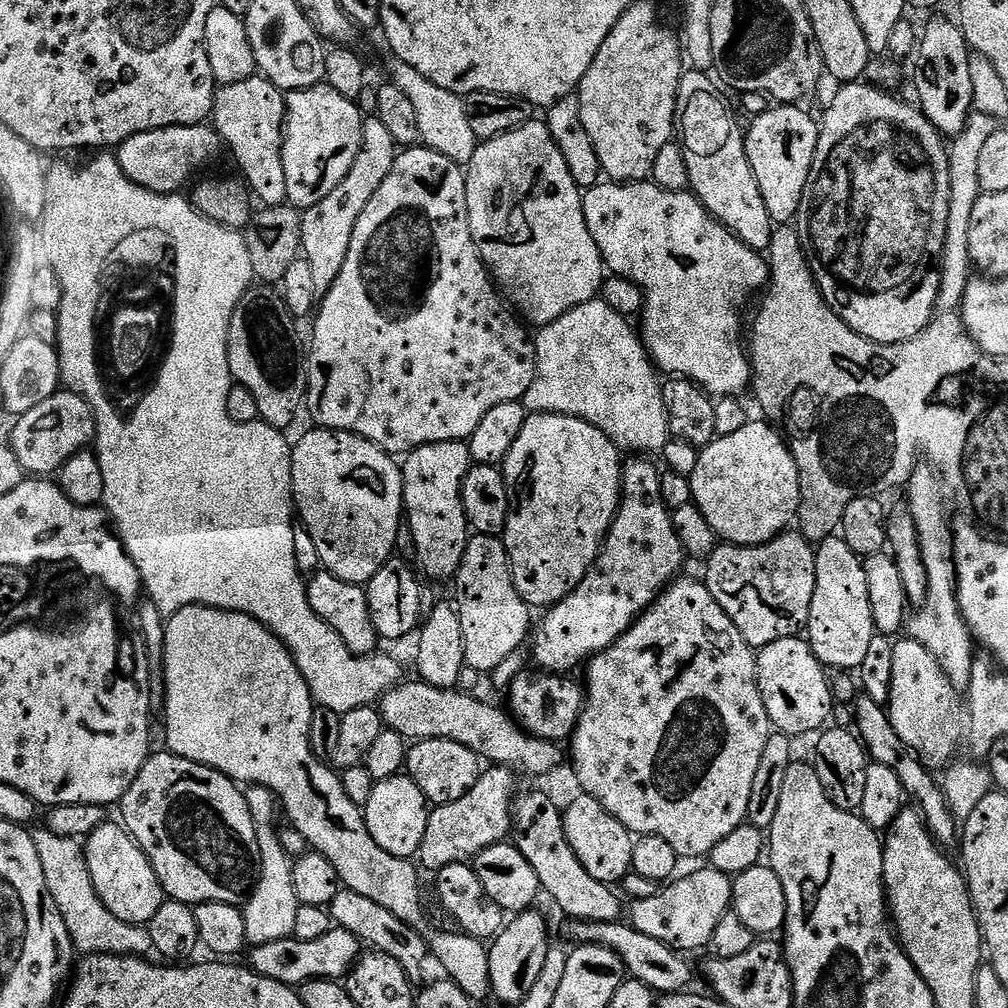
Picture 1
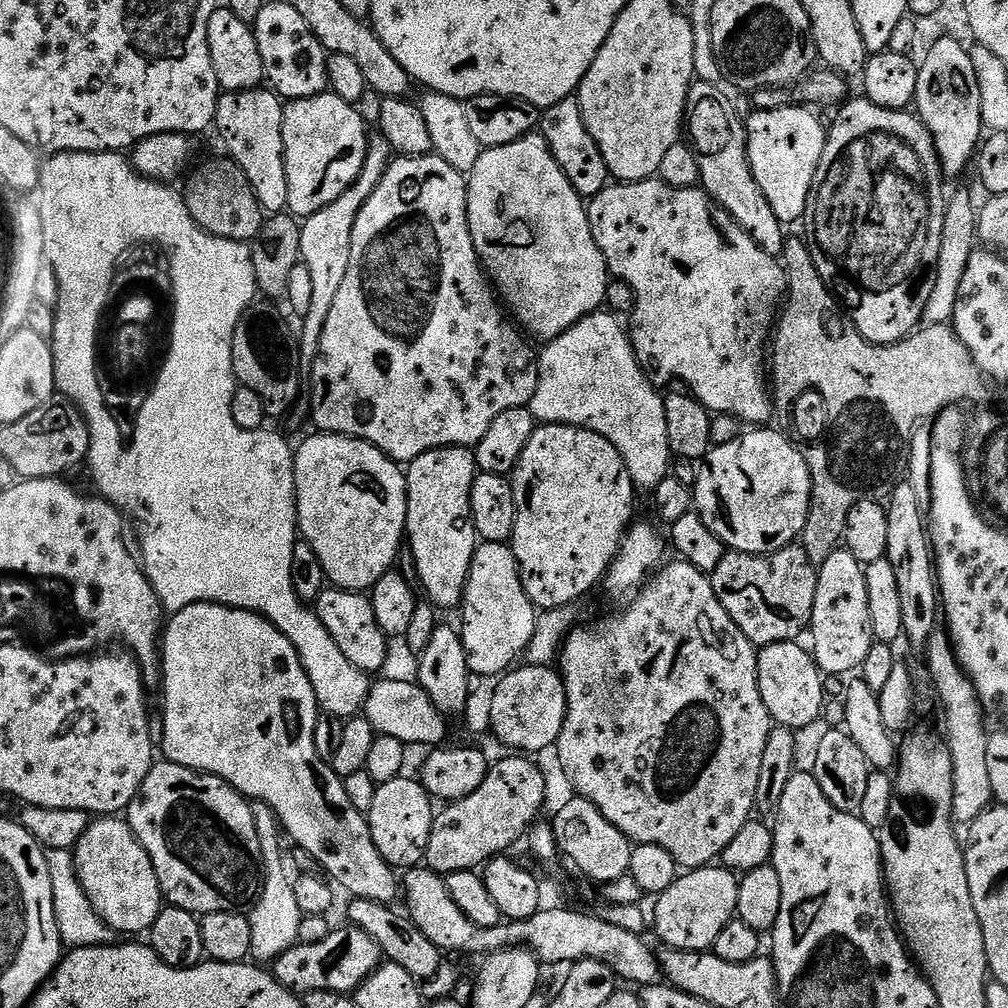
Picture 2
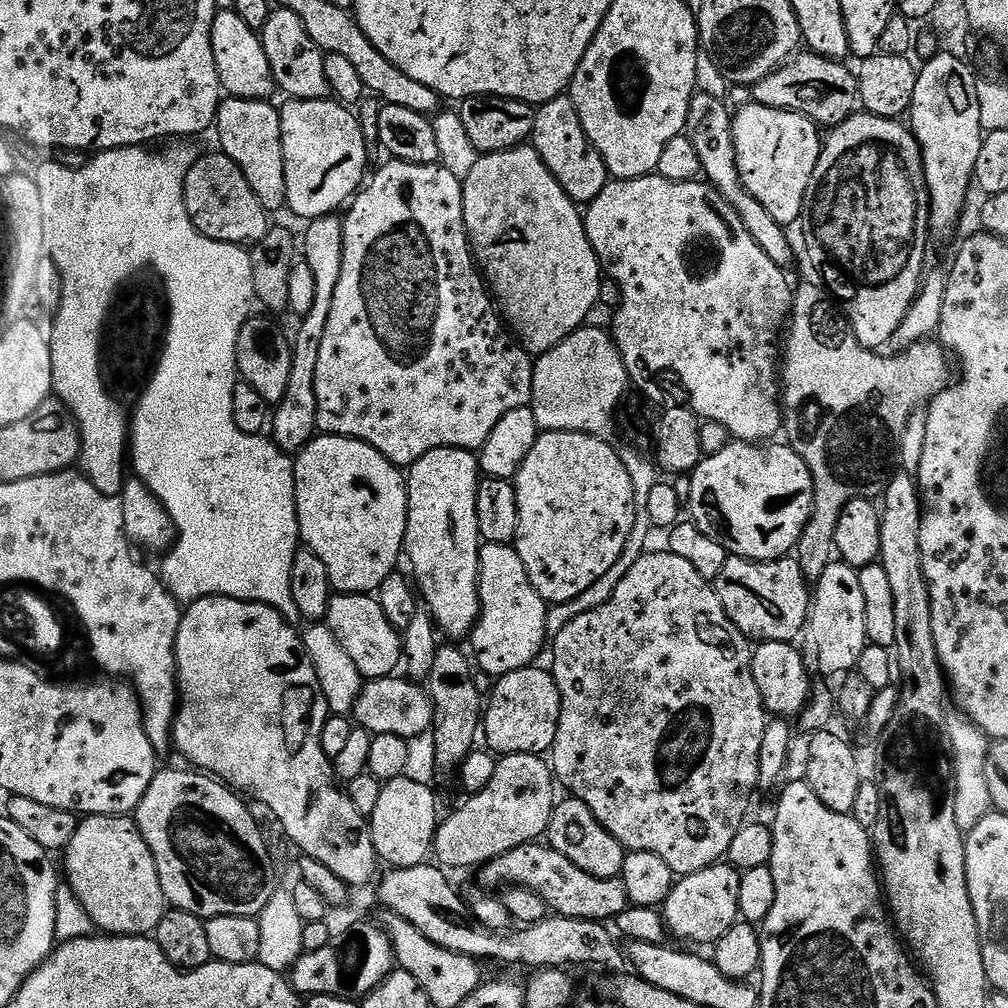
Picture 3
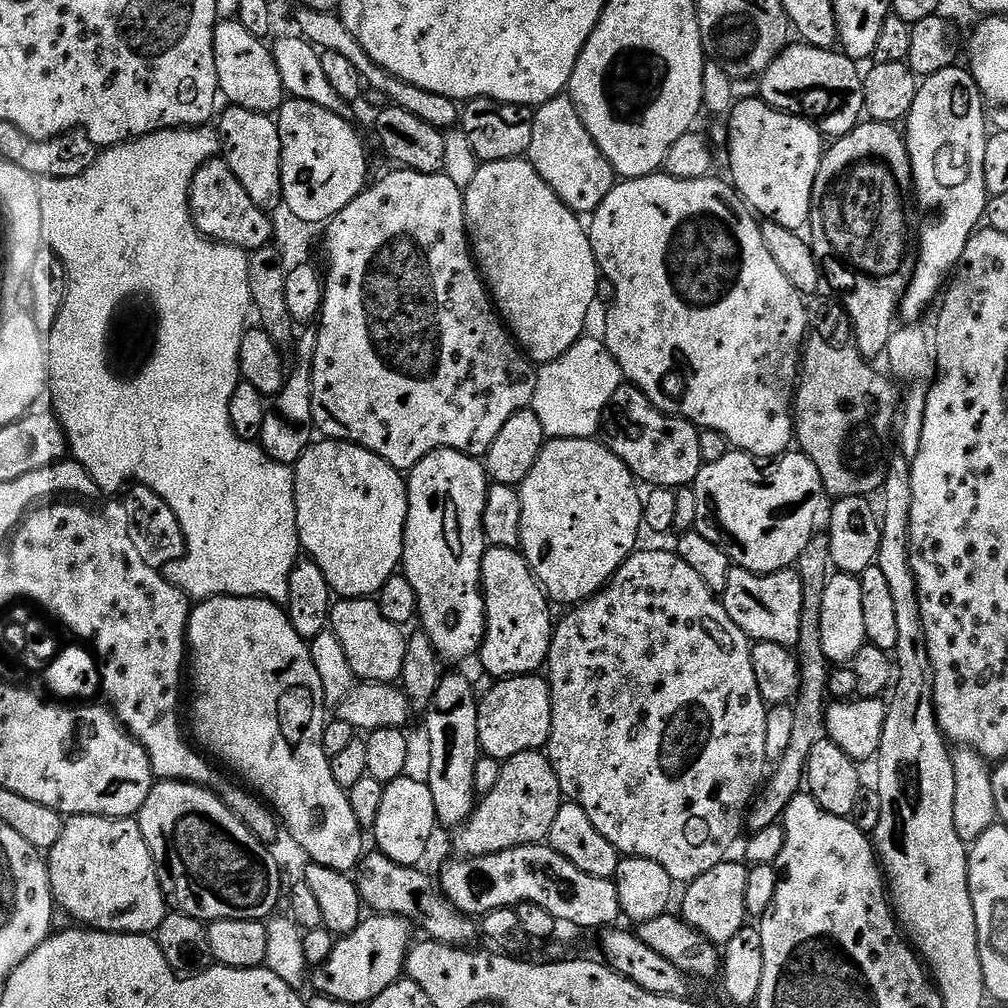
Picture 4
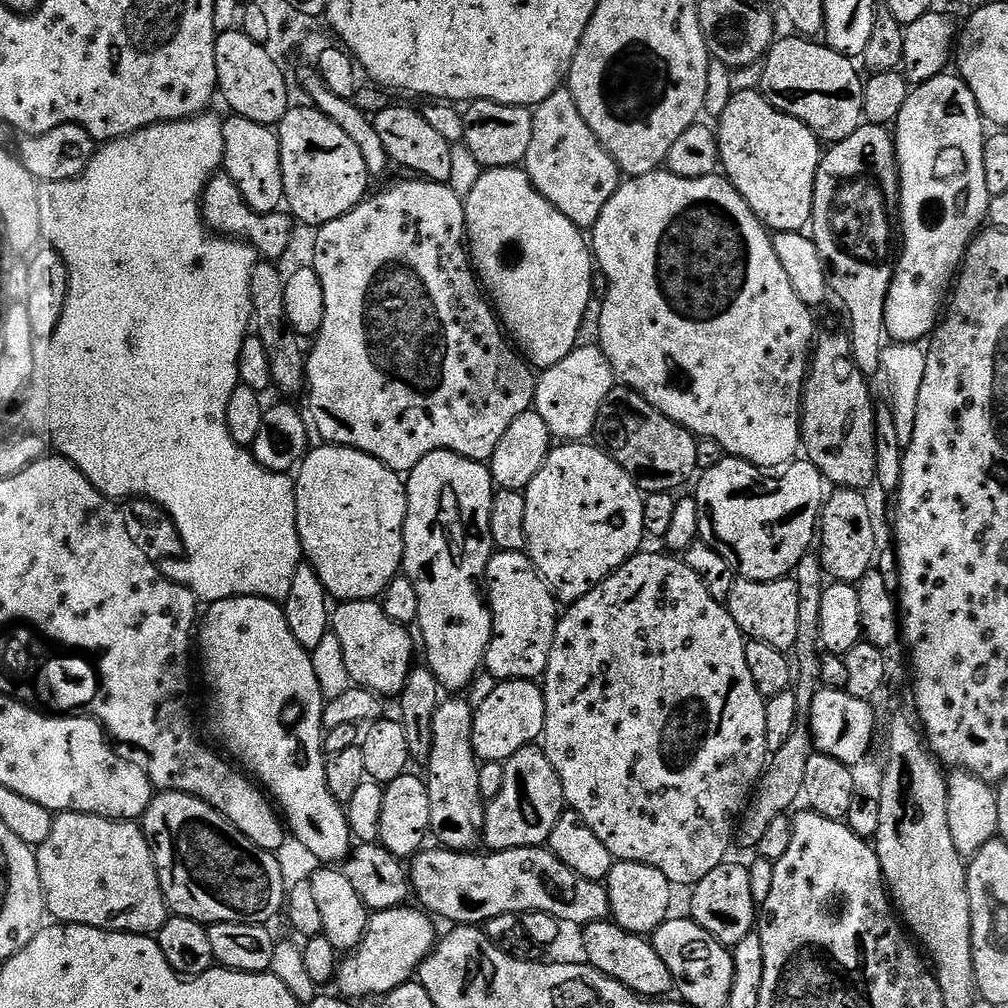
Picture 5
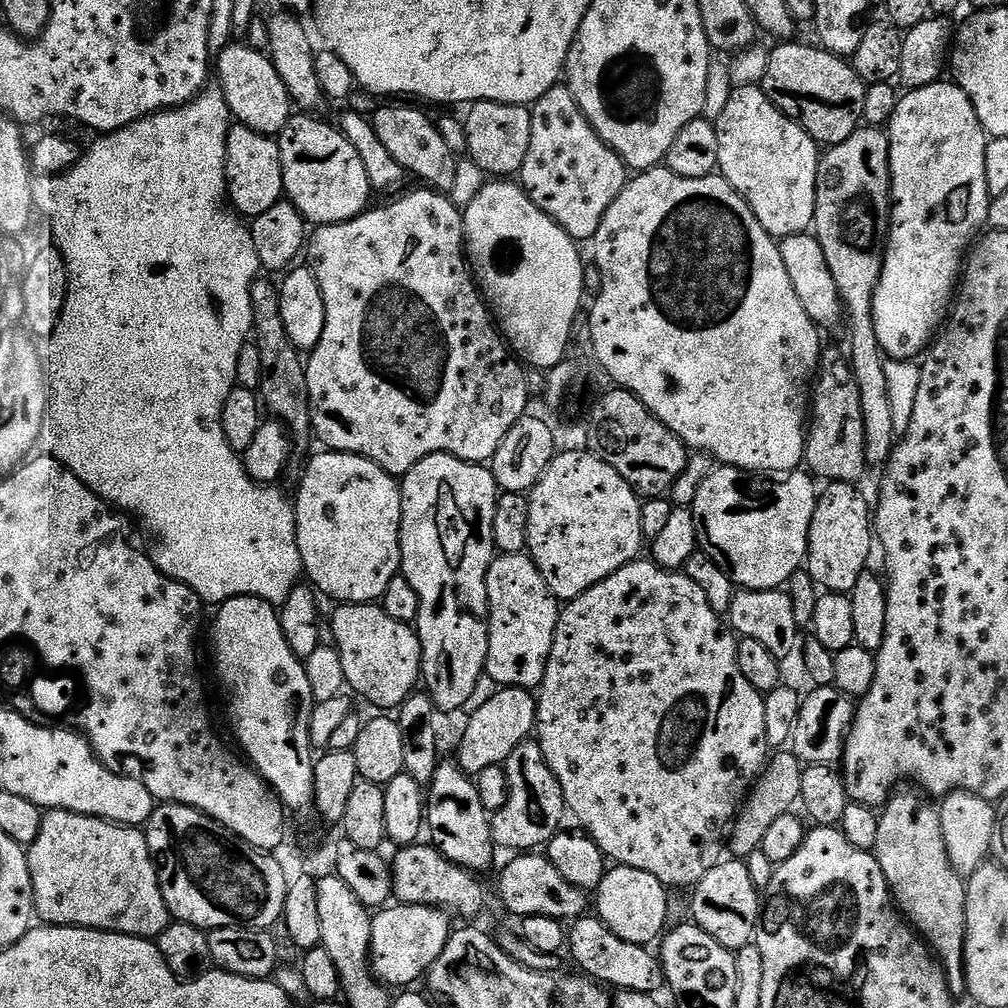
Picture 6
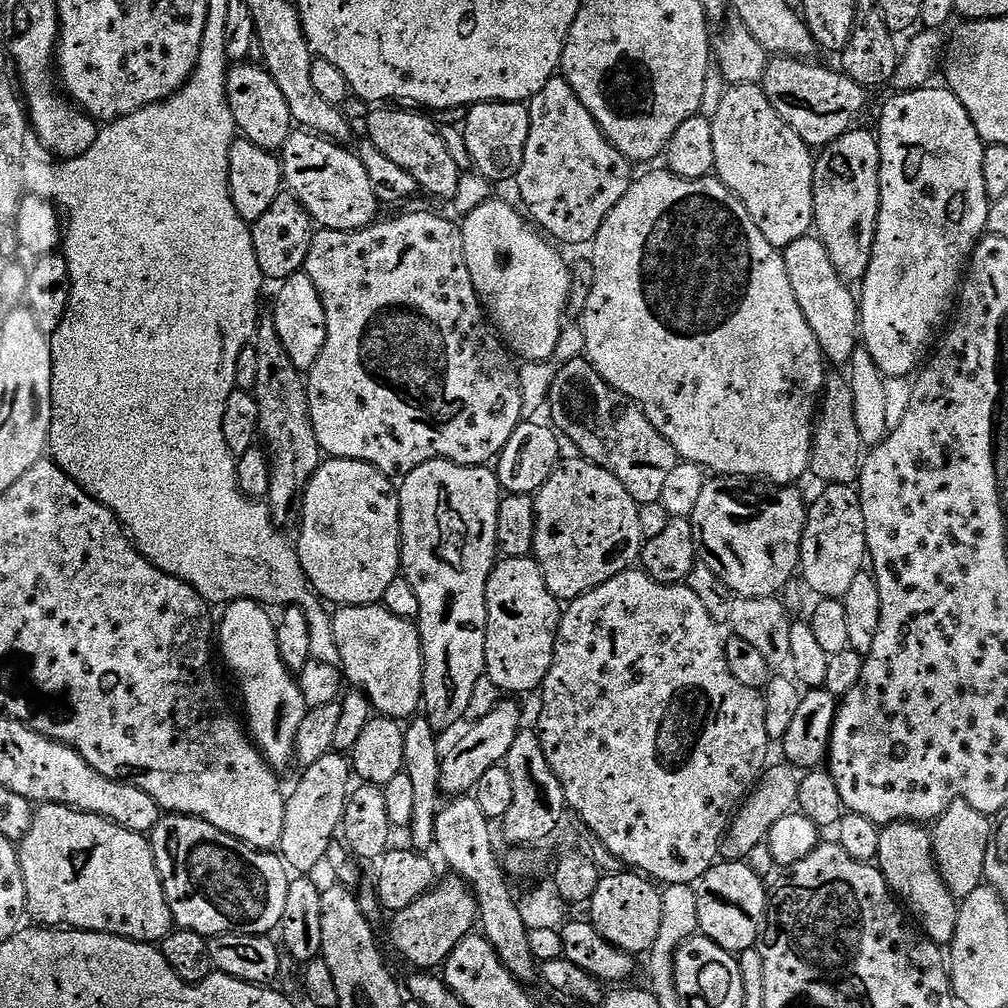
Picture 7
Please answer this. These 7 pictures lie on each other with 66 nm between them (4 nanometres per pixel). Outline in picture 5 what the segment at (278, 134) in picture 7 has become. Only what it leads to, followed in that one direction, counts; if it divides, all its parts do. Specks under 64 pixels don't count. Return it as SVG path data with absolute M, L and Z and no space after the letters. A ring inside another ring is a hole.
M241 30L221 32L216 37L216 65L219 95L224 95L235 115L250 118L250 122L279 125L290 107L288 80L284 77L282 64L267 53L265 45L254 42Z

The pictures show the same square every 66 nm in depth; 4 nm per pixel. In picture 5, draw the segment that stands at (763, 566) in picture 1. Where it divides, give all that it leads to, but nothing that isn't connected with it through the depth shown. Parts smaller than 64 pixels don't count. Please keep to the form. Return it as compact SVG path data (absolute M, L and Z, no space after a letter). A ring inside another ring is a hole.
M785 578L770 582L737 579L726 602L728 613L748 640L766 642L782 653L787 653L798 638L798 586L795 579Z

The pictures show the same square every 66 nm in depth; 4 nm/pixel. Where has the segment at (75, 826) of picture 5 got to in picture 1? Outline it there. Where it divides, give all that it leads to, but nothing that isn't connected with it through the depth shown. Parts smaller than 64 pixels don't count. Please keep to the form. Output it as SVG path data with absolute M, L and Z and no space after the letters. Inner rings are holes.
M105 822L87 837L84 854L89 866L94 890L102 904L123 922L147 926L150 918L158 914L158 906L166 899L164 887L154 874L150 858L136 845L136 839L119 823Z

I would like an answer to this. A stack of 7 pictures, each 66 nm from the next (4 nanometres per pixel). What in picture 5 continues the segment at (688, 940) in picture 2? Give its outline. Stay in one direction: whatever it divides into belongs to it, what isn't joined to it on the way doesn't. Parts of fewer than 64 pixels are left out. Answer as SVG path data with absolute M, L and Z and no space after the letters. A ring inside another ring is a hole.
M725 862L710 870L710 874L706 874L706 878L702 878L691 889L691 918L725 946L742 942L742 938L753 932L758 924L758 905L754 902L754 894L750 894L748 868L732 863Z

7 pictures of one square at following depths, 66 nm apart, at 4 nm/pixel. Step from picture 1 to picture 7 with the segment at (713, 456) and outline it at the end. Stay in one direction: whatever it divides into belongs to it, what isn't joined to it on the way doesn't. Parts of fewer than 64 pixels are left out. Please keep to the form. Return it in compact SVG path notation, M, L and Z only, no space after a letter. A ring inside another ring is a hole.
M721 476L705 479L702 495L694 506L692 529L699 563L710 566L737 597L762 598L783 593L793 583L800 566L802 534L806 530L809 505L796 486L766 486L759 478Z

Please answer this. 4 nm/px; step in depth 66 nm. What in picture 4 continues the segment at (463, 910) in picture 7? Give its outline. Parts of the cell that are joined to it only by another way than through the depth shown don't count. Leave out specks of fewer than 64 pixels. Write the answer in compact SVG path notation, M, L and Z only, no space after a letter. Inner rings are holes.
M372 914L368 917L361 919L360 925L355 928L352 932L341 935L339 939L337 939L336 945L334 946L334 950L330 954L330 958L326 962L322 962L321 964L315 965L314 971L310 976L310 984L311 987L316 987L315 991L322 996L329 996L330 998L334 998L338 1002L350 1002L353 1006L360 1006L360 1004L364 1004L364 1006L371 1005L372 1000L374 998L378 998L378 994L382 994L382 990L386 990L386 986L390 986L394 983L395 980L401 979L405 975L406 965L408 962L408 950L412 947L414 943L414 935L412 936L412 932L410 929L409 921L405 920L403 916L382 916L379 914Z

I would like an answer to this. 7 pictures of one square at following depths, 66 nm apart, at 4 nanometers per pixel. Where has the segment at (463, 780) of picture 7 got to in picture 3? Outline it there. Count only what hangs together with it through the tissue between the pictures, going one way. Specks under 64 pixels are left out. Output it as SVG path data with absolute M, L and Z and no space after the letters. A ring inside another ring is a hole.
M533 666L514 670L495 681L492 697L487 697L482 712L482 740L493 753L500 756L535 752L551 753L558 734L560 695L551 671L547 667Z

